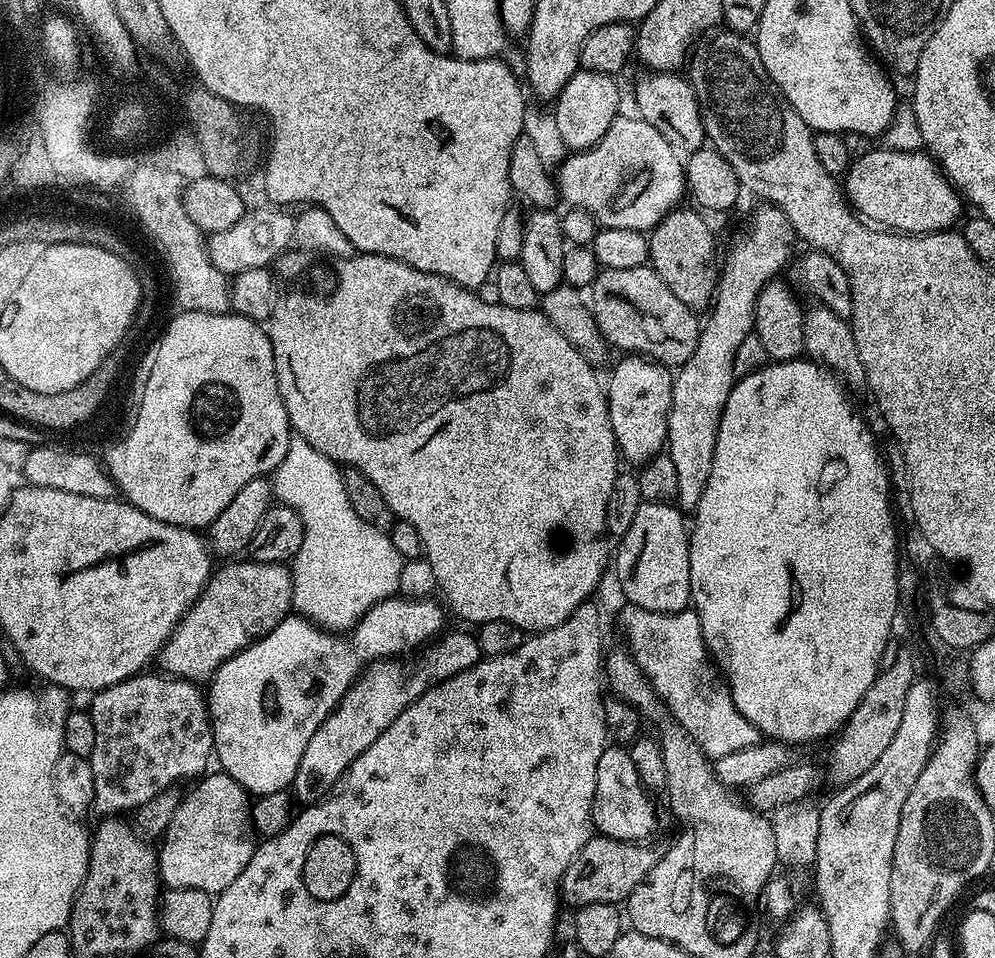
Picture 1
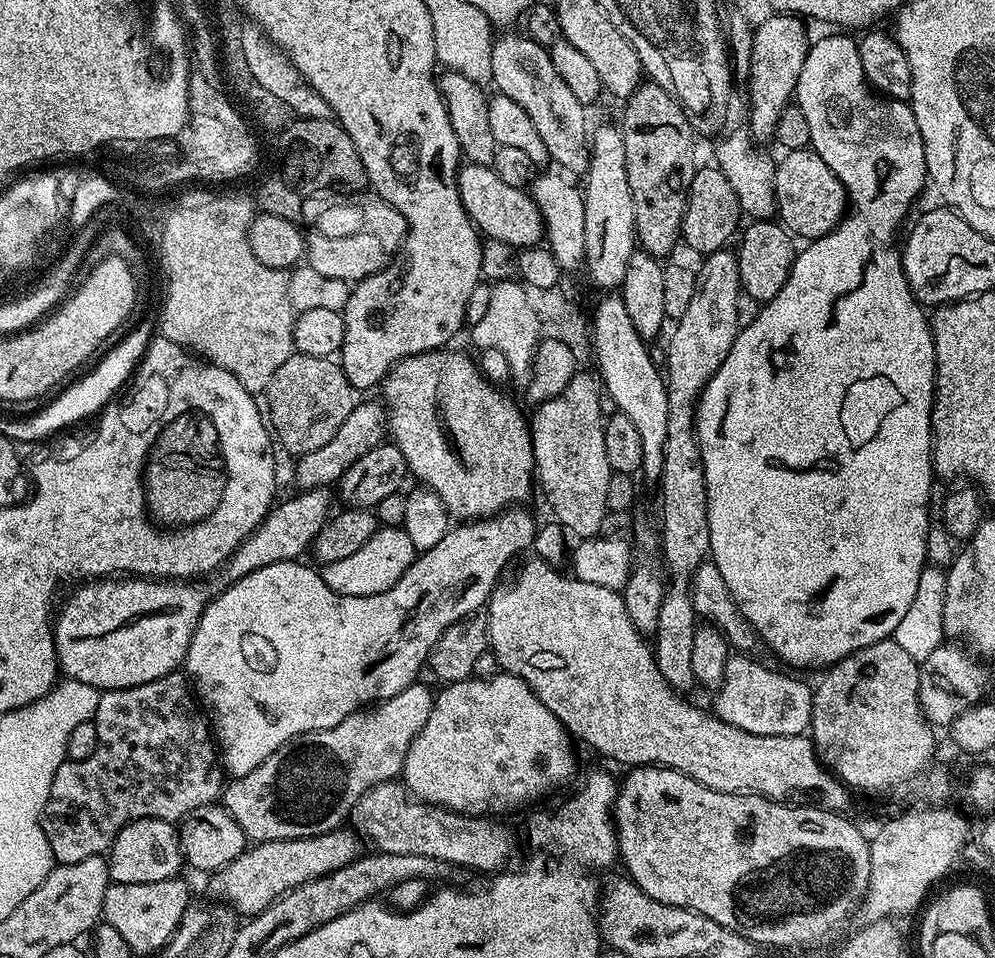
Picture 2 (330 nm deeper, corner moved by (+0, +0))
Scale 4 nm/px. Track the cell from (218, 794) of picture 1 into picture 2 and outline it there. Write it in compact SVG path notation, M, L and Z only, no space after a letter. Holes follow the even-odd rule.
M142 818L130 822L114 838L106 853L108 879L114 884L141 884L142 882L162 882L181 875L180 868L185 867L184 849L180 847L180 834L177 825L171 820L151 820Z

